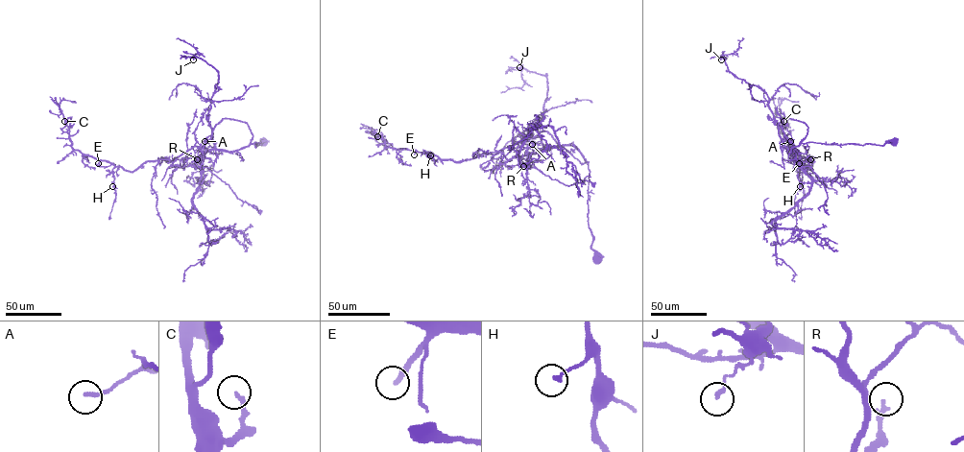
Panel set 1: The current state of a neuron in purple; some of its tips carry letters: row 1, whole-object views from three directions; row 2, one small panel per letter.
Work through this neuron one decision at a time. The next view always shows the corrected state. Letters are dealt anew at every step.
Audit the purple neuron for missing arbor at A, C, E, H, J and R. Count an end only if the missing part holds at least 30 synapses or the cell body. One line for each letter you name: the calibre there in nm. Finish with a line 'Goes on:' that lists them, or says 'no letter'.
E: 240 nm
Goes on: E

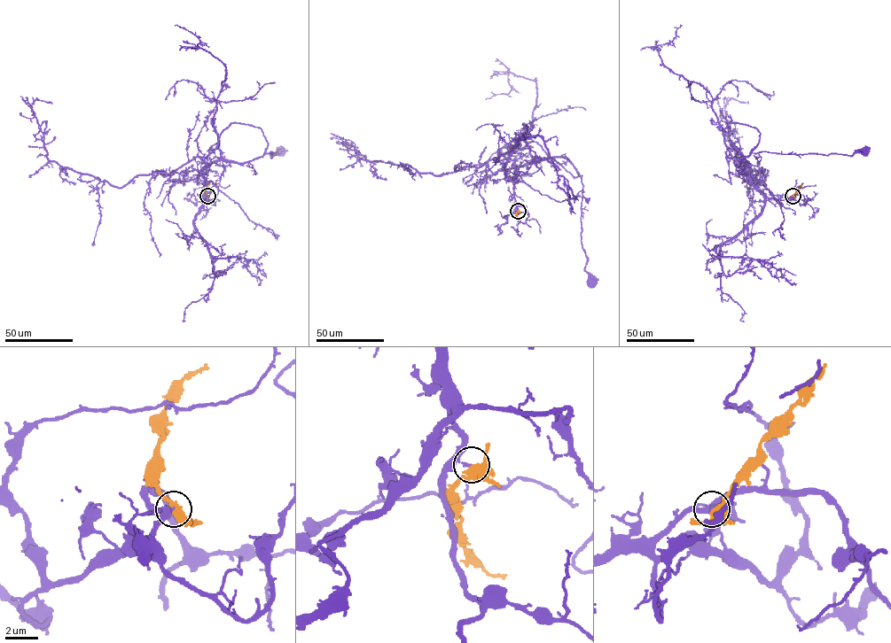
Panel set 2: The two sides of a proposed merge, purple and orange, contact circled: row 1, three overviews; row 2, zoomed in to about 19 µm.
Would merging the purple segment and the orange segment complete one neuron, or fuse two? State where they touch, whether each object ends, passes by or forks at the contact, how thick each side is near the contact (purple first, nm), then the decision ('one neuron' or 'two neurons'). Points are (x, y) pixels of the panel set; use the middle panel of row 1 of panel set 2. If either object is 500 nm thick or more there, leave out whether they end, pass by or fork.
at (518, 211); purple ends there; orange forks there; 140 nm thick on the purple side, 360 nm on the other; two neurons

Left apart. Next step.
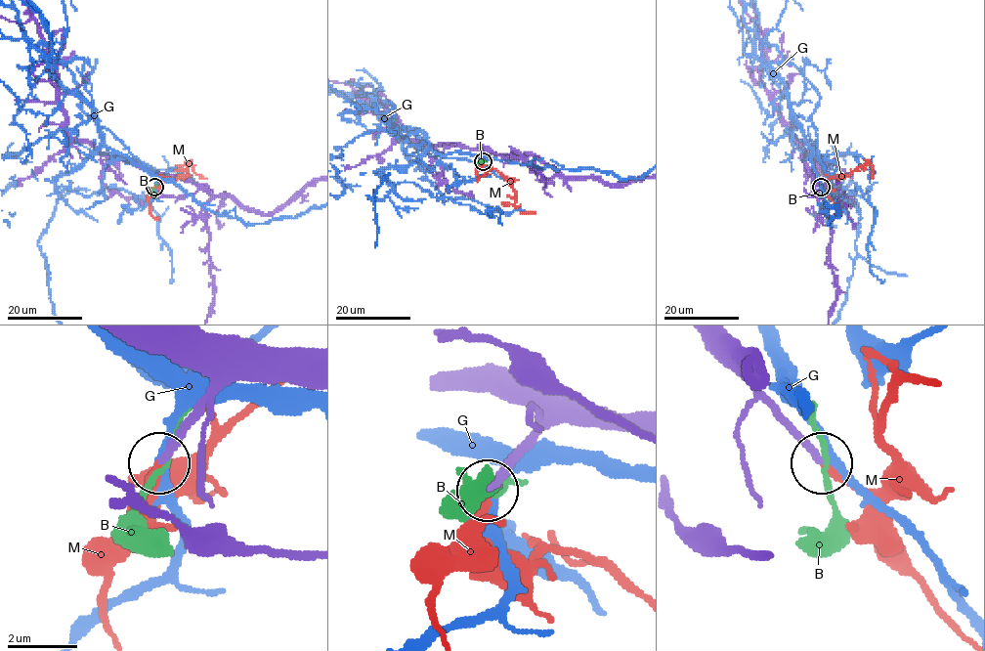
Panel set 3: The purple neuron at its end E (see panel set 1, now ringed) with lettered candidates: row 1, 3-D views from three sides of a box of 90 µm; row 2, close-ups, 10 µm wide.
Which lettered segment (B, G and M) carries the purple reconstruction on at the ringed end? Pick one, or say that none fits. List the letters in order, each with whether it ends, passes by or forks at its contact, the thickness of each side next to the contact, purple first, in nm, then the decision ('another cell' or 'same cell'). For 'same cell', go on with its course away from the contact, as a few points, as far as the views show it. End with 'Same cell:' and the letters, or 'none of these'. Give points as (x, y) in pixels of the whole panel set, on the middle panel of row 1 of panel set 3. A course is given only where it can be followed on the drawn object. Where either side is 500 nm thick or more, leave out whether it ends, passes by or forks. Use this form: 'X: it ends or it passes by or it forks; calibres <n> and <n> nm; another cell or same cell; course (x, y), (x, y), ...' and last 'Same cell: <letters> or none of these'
B: it passes by; calibres 240 and 140 nm; another cell
G: it passes by; calibres 240 and 240 nm; another cell
M: it ends; calibres 240 and 240 nm; same cell; course (484, 161), (483, 167), (496, 170), (511, 187), (515, 193), (515, 205), (521, 212), (535, 213)
Same cell: M

